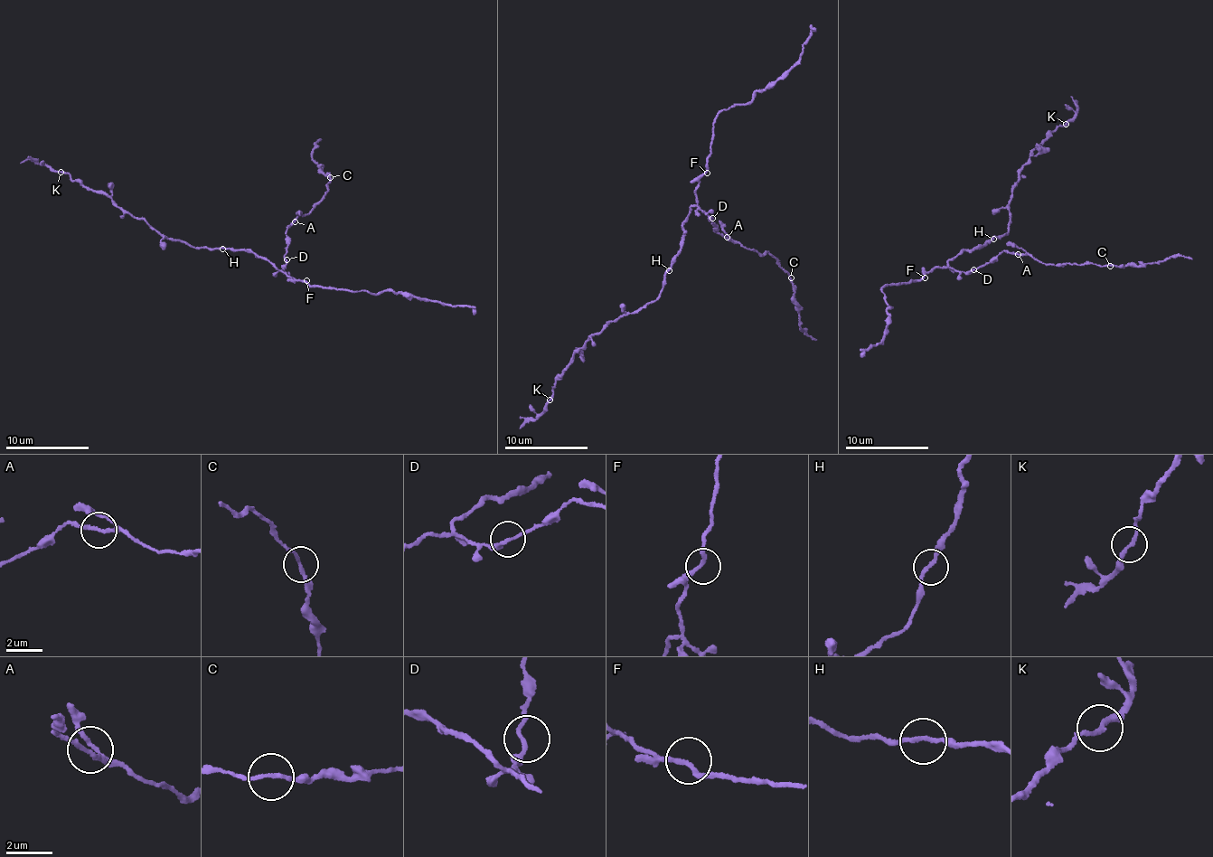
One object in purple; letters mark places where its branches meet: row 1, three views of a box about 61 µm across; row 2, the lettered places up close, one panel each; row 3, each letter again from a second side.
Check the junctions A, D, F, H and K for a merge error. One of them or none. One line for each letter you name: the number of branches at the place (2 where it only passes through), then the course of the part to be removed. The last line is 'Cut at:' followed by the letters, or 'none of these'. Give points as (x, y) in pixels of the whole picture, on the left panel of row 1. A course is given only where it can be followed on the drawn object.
Cut at: none of these

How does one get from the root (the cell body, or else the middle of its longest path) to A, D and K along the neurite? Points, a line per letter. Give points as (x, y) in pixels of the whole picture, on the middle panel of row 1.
A: (684, 222), (690, 208), (696, 207), (712, 220), (716, 226), (714, 229), (727, 237)
D: (684, 222), (692, 206), (698, 206), (712, 218)
K: (684, 222), (683, 244), (666, 272), (660, 293), (654, 300), (607, 325), (577, 351), (550, 400)

